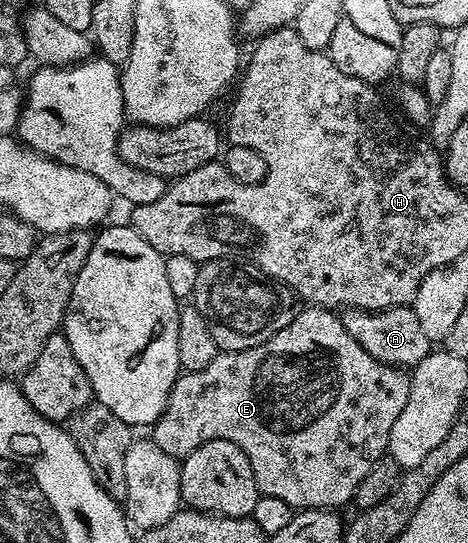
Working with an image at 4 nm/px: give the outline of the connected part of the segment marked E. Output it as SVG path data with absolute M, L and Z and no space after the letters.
M304 306L297 311L294 322L290 322L290 326L282 326L282 330L278 330L278 334L274 334L266 342L237 352L220 352L214 358L214 362L210 362L210 366L177 376L168 395L168 404L164 407L164 413L157 418L155 424L151 425L150 439L161 450L166 450L166 454L177 458L189 456L198 446L211 440L234 442L234 446L238 446L238 450L246 454L250 462L250 470L254 470L254 482L262 496L282 498L282 502L286 502L294 510L302 508L340 510L343 509L343 504L351 505L355 501L356 491L362 478L366 478L366 474L370 474L370 470L374 470L376 463L387 453L390 430L394 427L398 414L402 414L402 406L406 406L406 398L410 398L411 381L412 377L405 369L391 368L388 364L378 362L378 358L366 354L366 350L362 350L362 346L358 346L358 342L350 338L350 330L342 326L339 315L335 311L319 306Z

